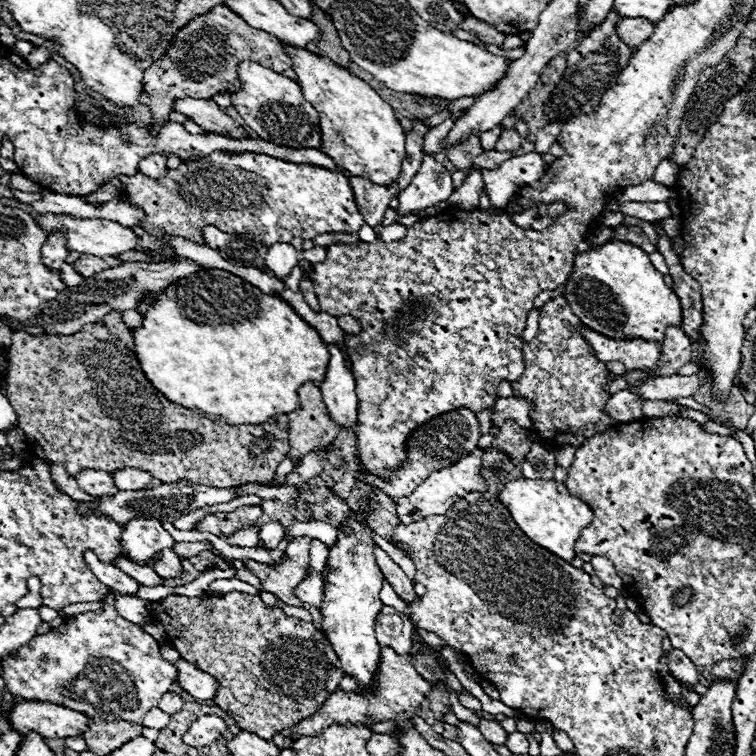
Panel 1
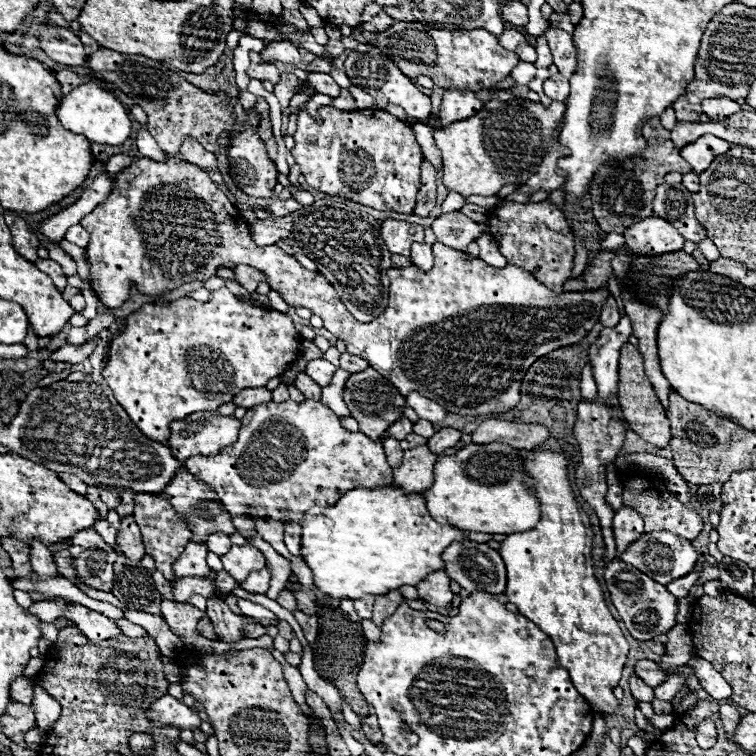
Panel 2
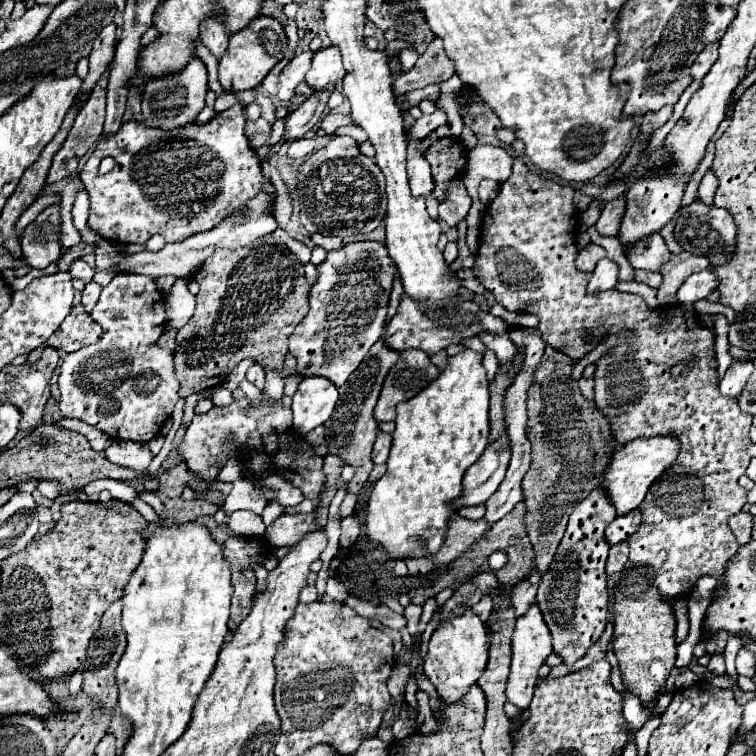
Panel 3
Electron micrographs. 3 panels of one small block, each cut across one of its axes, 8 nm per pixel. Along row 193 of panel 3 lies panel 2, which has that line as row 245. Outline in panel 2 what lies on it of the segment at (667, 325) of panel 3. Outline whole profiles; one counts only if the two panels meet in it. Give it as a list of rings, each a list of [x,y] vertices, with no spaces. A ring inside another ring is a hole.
[[[550,200],[538,204],[506,202],[490,212],[488,222],[490,222],[490,234],[496,240],[508,264],[528,270],[548,290],[560,292],[560,286],[570,278],[572,272],[574,234],[570,232],[564,214],[554,204],[550,204]]]

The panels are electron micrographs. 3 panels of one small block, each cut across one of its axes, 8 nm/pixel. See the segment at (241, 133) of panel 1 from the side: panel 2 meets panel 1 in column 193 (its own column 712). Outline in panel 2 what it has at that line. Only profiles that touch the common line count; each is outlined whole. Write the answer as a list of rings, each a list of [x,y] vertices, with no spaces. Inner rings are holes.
[[[708,98],[702,102],[704,114],[712,120],[720,120],[726,118],[728,114],[736,114],[736,110],[740,110],[742,106],[730,98]]]

